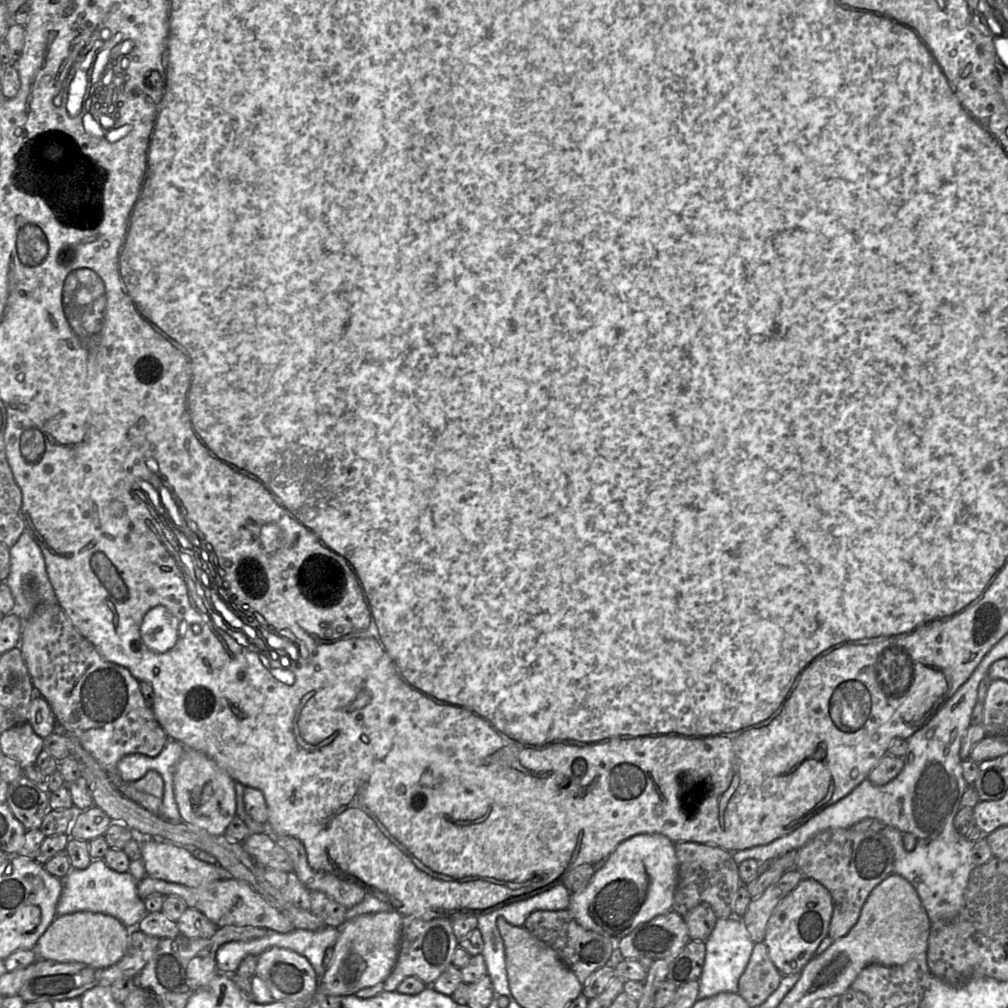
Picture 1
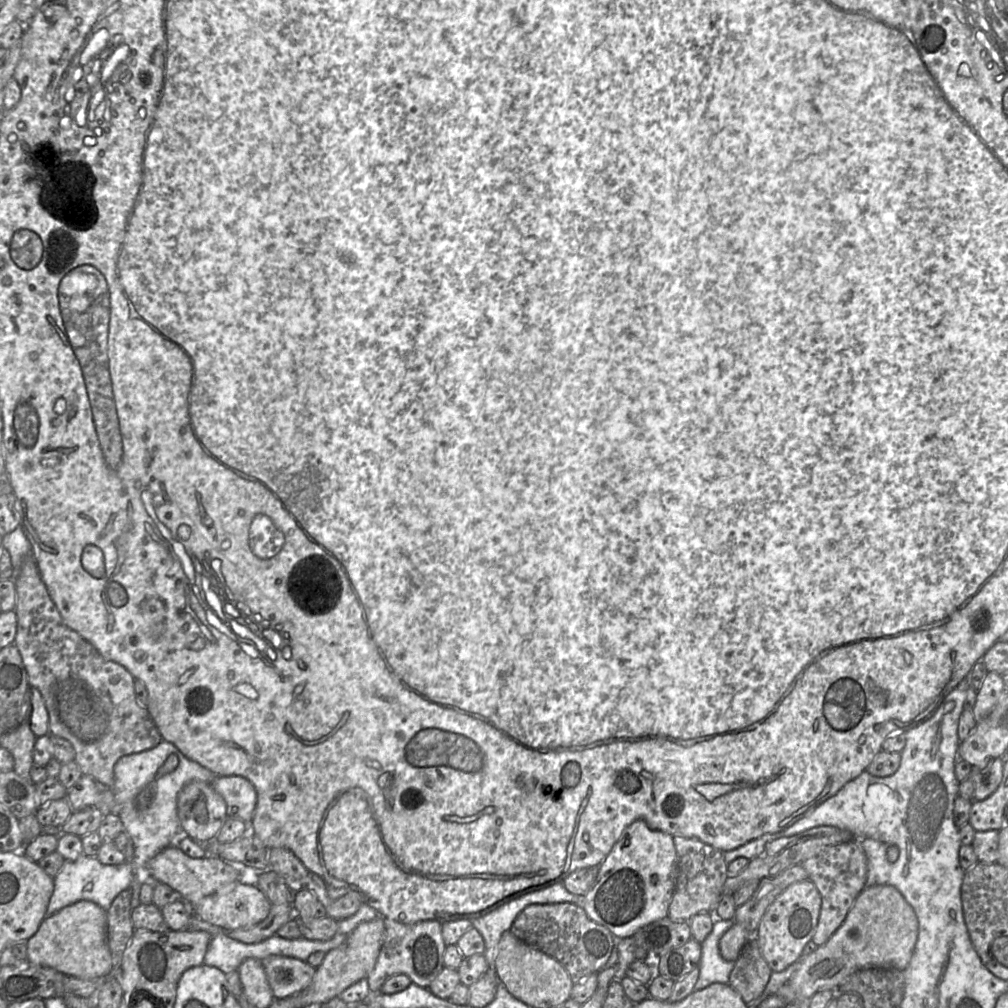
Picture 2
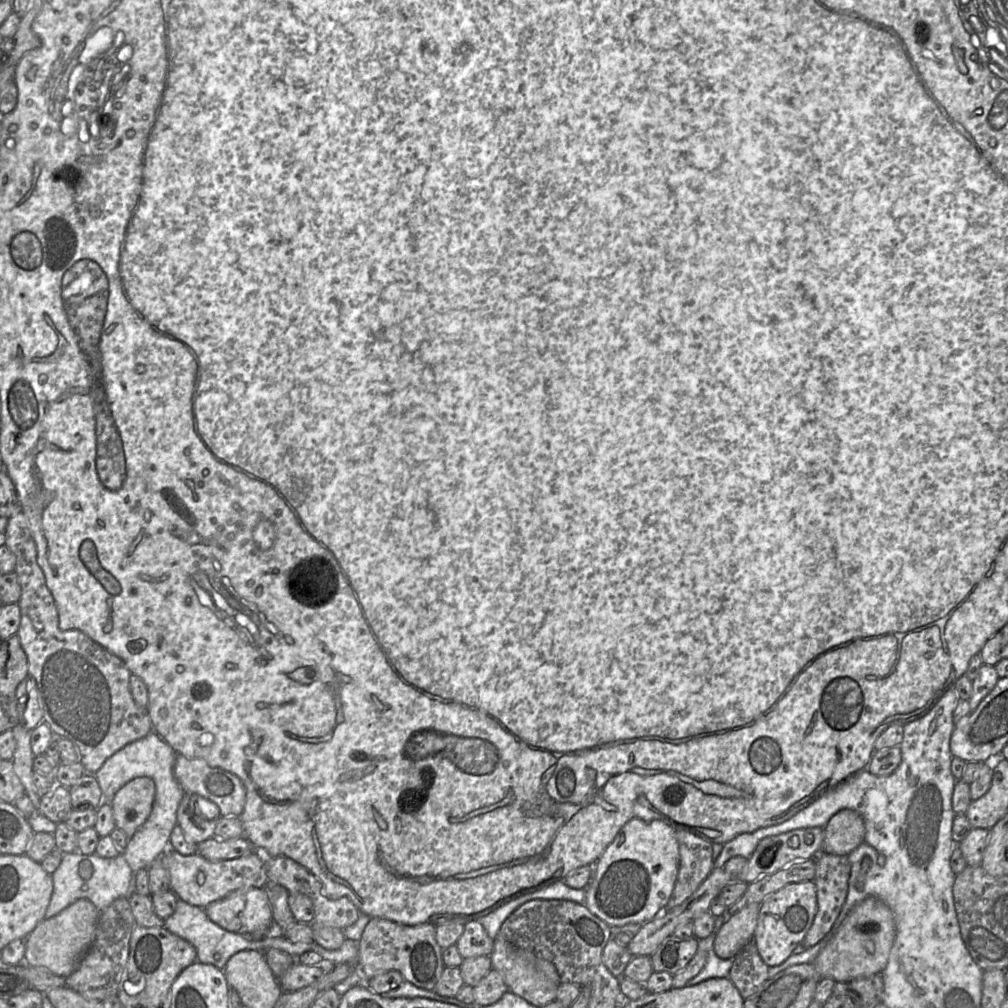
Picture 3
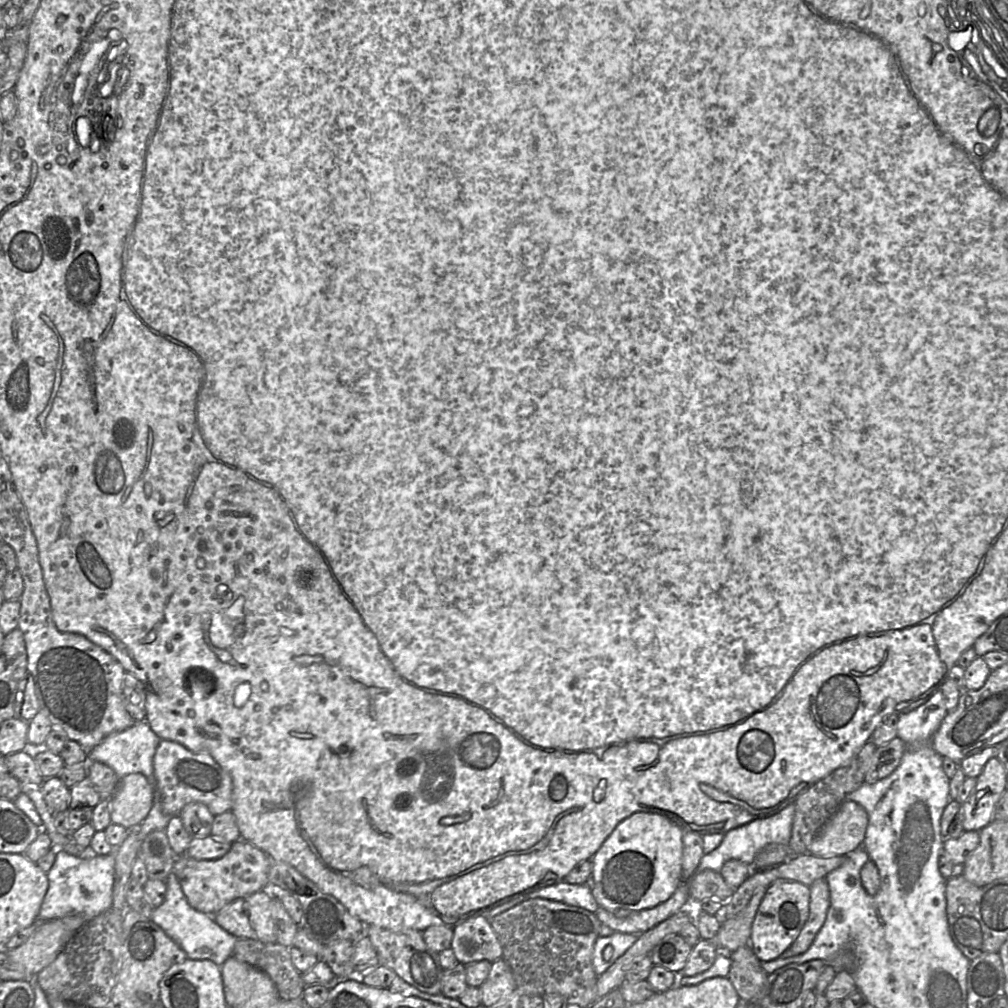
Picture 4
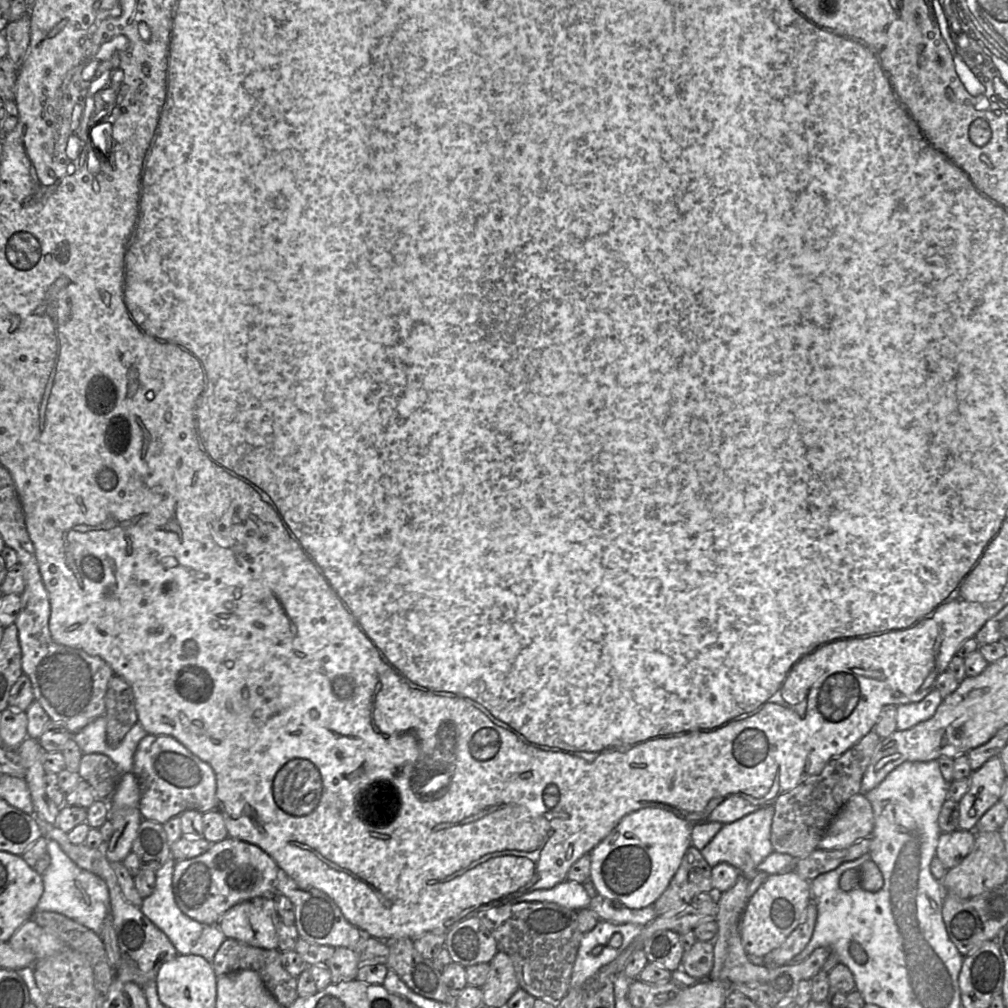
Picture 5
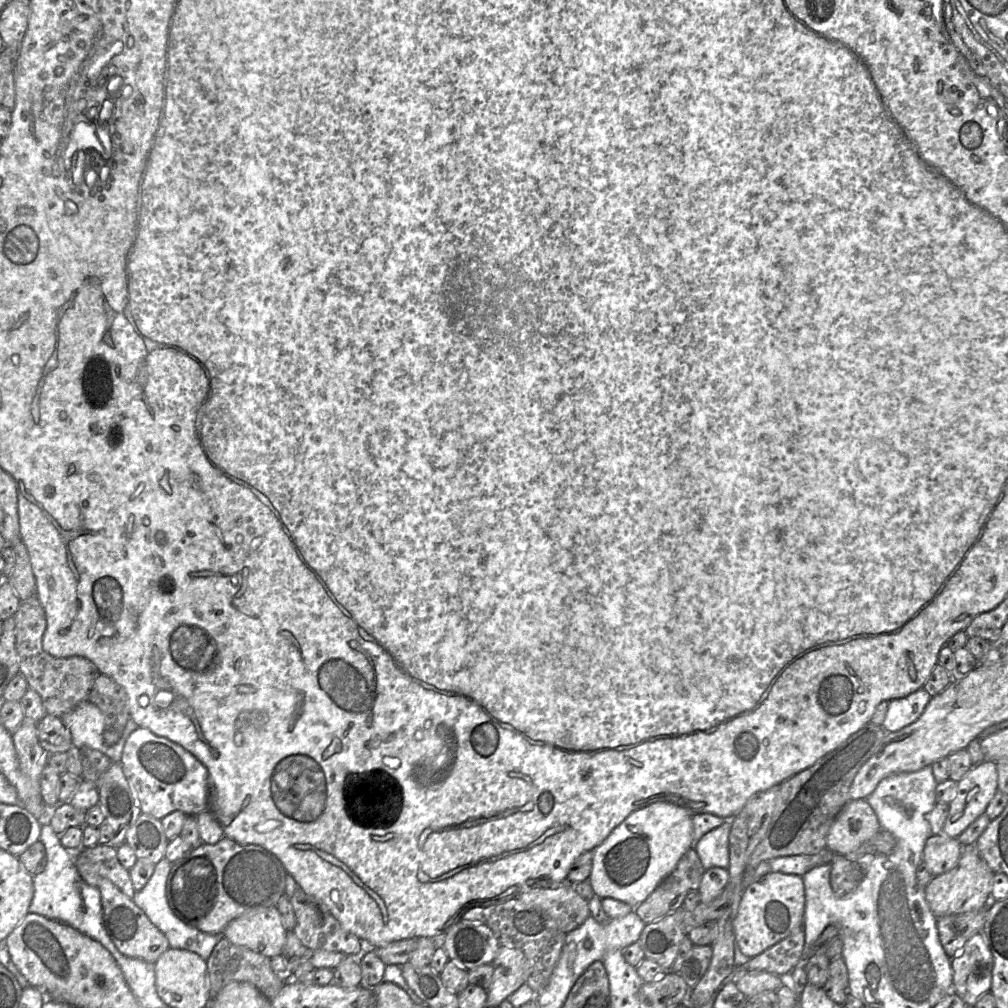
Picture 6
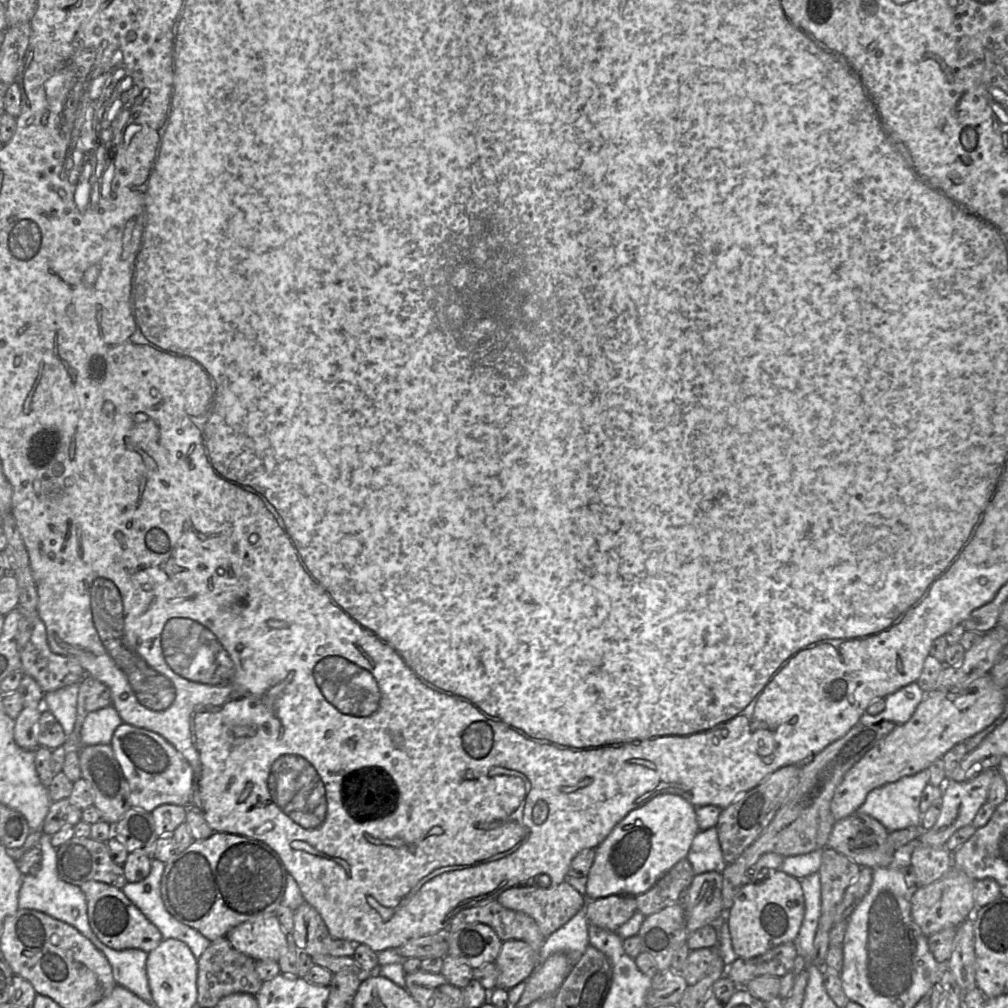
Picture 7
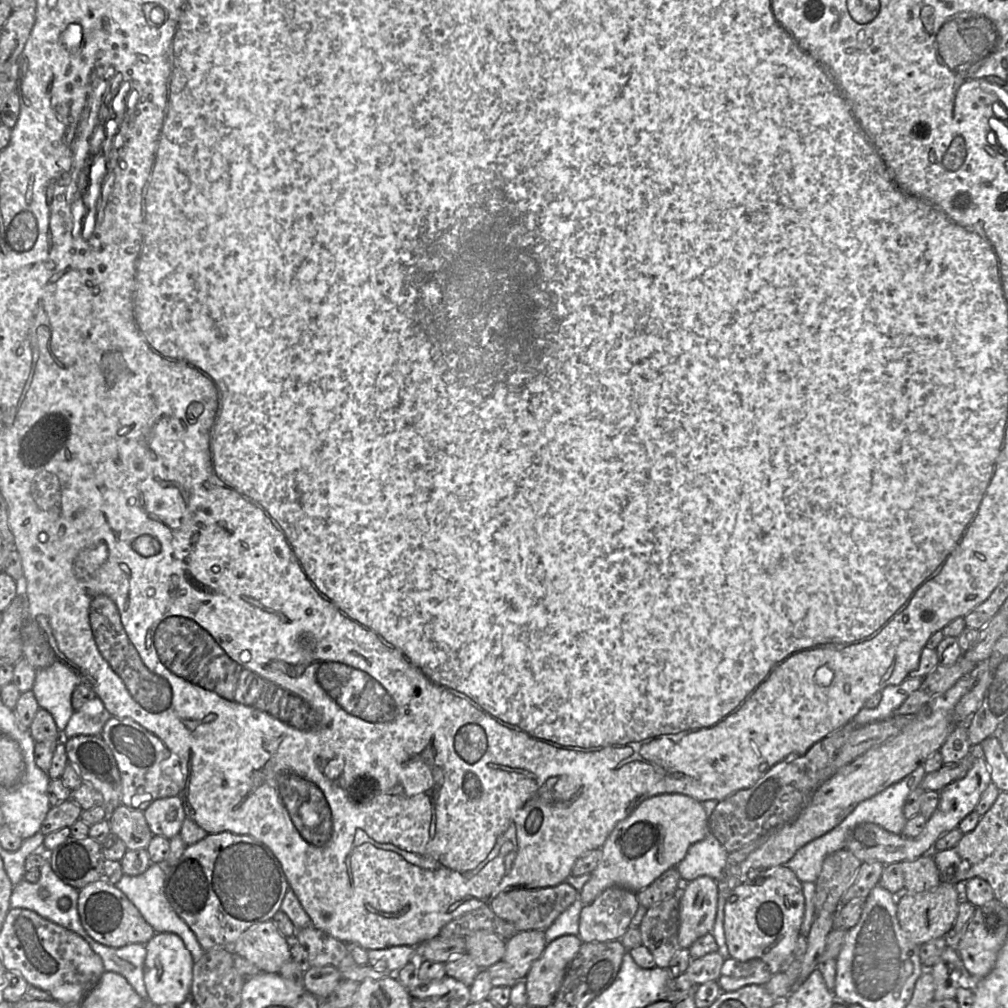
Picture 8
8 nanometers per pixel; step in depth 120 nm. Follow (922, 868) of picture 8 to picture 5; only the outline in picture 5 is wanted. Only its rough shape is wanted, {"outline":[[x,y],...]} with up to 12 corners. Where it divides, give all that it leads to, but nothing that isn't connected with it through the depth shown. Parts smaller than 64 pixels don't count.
{"outline":[[975,831],[941,833],[935,857],[946,869],[971,852]]}

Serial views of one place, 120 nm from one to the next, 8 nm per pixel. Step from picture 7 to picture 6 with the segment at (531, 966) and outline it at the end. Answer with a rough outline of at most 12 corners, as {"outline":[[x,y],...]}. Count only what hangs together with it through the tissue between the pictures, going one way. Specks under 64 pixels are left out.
{"outline":[[500,945],[487,1005],[498,1007],[525,983],[525,957]]}

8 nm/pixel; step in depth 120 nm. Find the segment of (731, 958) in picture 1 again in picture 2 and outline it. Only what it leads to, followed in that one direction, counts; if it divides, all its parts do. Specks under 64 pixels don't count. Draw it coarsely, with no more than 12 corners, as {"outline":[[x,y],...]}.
{"outline":[[714,919],[701,943],[694,991],[729,984],[735,961],[721,956],[719,940],[734,919]]}

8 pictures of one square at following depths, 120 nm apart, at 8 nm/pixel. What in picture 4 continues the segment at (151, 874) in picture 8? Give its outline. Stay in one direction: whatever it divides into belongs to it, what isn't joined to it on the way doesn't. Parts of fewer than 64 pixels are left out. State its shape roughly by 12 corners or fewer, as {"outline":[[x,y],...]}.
{"outline":[[173,872],[151,921],[221,967],[238,938],[190,906]]}

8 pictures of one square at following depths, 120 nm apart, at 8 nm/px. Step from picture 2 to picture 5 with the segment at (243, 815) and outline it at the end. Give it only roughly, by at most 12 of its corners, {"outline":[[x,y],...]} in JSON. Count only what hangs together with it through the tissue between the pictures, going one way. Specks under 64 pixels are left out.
{"outline":[[146,735],[132,773],[143,819],[217,809],[213,769]]}

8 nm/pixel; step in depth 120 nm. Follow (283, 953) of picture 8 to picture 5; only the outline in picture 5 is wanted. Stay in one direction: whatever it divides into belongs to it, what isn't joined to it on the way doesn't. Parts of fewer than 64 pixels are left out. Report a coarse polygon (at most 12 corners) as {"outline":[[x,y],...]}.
{"outline":[[273,896],[234,905],[218,927],[227,938],[277,949]]}

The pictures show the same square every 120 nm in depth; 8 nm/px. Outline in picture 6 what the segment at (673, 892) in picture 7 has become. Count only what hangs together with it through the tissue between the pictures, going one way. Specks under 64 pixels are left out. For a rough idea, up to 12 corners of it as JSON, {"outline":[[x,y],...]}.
{"outline":[[690,848],[634,911],[648,924],[682,909],[705,871]]}

